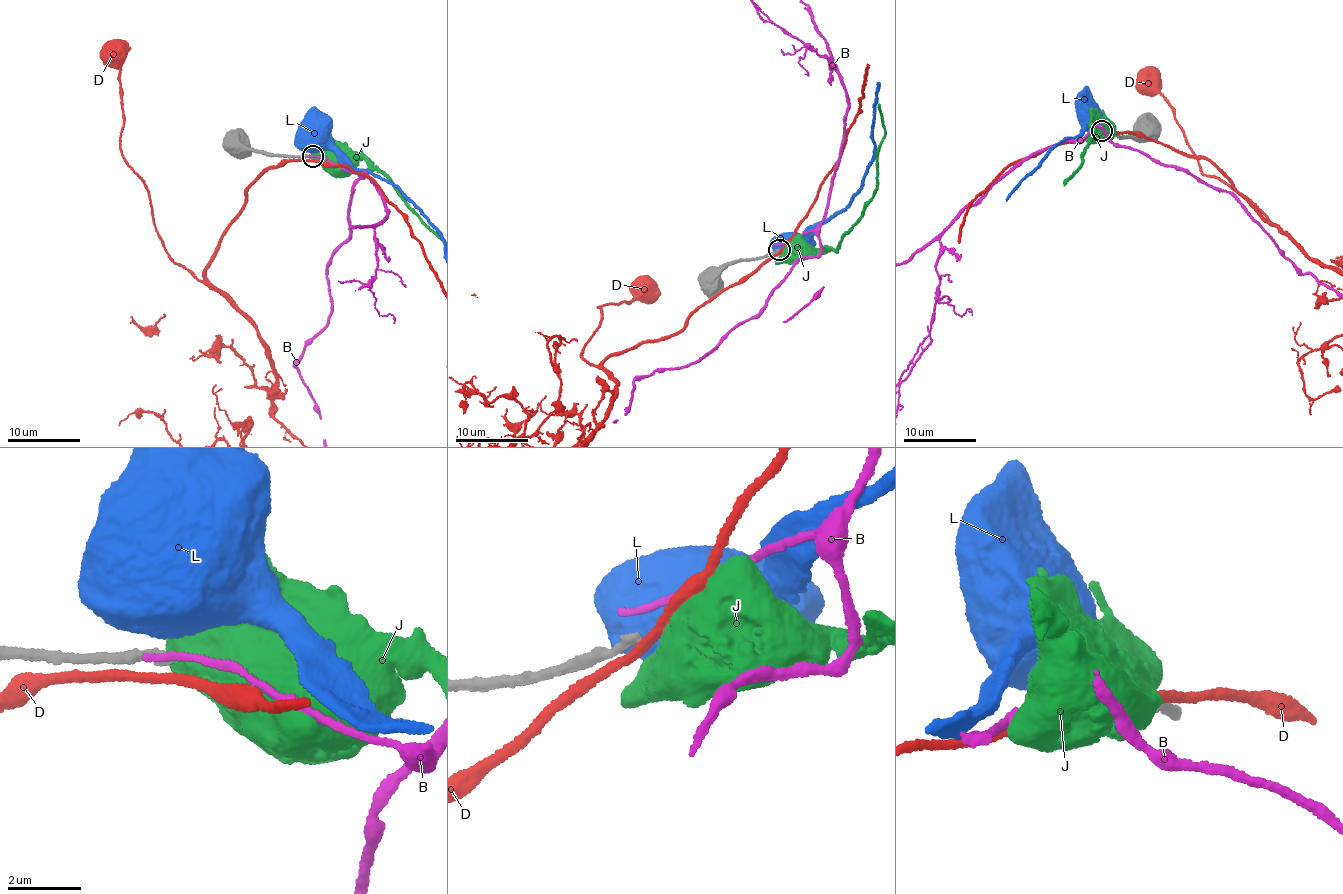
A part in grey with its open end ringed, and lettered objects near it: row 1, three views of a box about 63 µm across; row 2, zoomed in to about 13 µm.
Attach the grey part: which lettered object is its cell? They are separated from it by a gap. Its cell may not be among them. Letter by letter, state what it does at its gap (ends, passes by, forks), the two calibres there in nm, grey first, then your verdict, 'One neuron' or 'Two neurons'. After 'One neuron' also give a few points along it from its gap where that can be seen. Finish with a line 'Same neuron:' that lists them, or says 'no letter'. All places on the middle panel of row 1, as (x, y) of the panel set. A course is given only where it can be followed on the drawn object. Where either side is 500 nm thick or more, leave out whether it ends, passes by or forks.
B: It ends there. Thickness 240 nm (grey) against 220 nm. Two neurons
D: It passes by. Thickness 240 nm (grey) against 260 nm. Two neurons
J: Thickness 240 nm (grey) against 850 nm. Two neurons
L: Thickness 240 nm (grey) against 1000 nm. Two neurons
Same neuron: no letter

